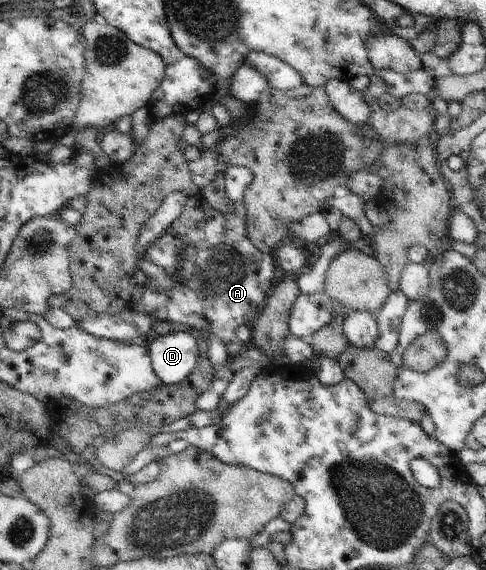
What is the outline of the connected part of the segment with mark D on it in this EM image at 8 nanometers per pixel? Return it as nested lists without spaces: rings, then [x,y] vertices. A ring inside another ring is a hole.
[[[169,332],[148,343],[151,367],[164,385],[179,383],[196,366],[199,344],[190,332]]]

